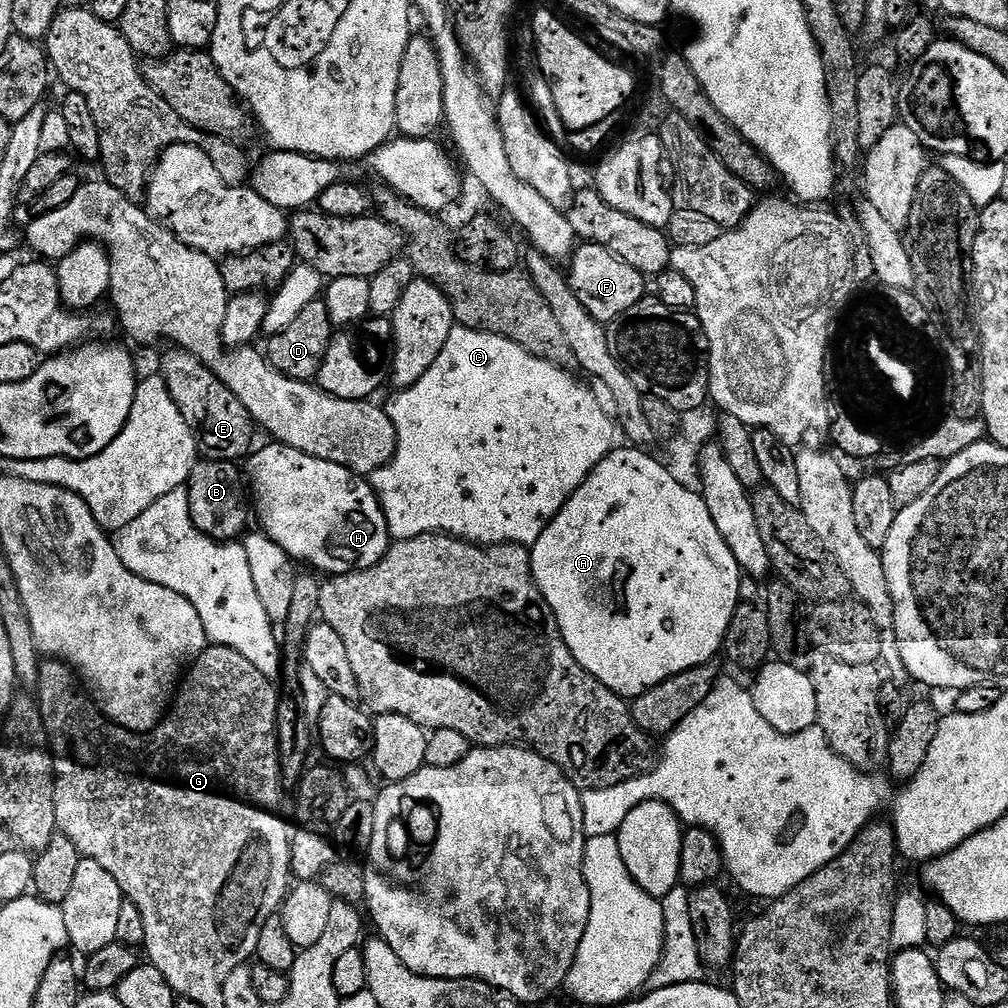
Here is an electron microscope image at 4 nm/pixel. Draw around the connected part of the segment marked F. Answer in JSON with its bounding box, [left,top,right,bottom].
[566,243,646,326]

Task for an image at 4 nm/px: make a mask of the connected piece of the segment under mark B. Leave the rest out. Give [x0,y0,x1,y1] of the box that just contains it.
[186,458,248,543]

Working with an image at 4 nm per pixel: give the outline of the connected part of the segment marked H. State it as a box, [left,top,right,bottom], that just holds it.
[245,441,392,576]

